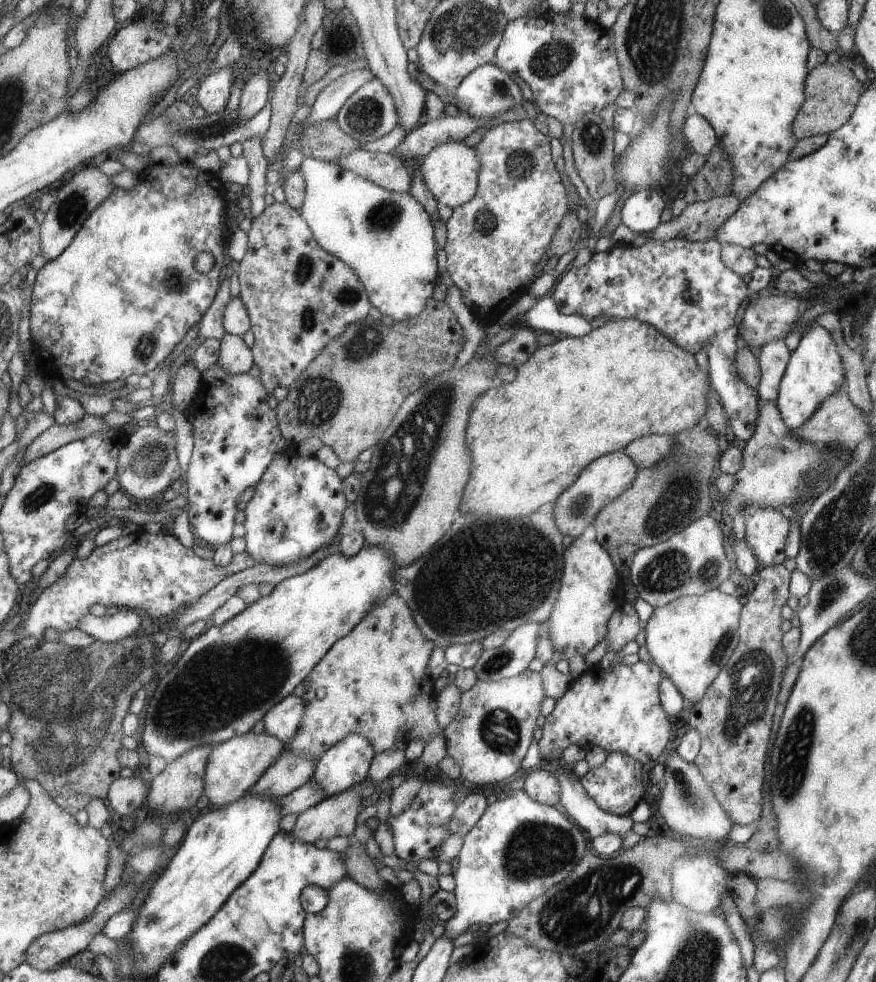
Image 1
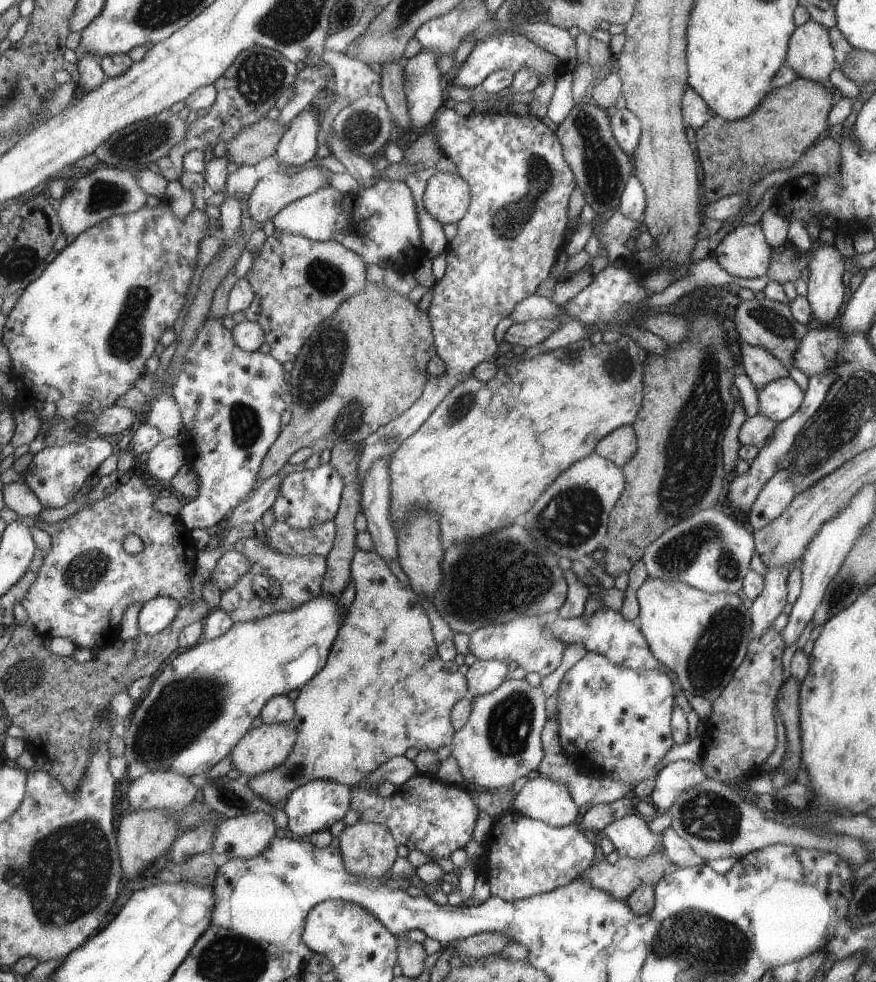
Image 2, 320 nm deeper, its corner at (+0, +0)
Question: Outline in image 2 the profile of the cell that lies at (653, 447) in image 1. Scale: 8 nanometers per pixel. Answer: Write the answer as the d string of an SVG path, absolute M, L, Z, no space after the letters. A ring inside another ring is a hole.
M625 425L613 429L607 436L600 438L593 453L609 459L609 462L616 463L620 467L631 460L633 453L636 452L636 446L637 439L633 427Z

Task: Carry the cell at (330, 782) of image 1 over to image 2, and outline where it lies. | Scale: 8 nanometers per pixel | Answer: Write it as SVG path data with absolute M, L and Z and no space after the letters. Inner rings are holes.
M315 779L292 790L285 802L281 805L287 816L286 828L288 832L297 837L307 836L319 830L329 830L331 824L342 820L347 814L350 803L350 787L345 784L328 781L327 779Z

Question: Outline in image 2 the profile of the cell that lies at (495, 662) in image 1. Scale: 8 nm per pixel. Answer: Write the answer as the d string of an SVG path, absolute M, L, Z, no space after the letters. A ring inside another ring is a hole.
M476 659L466 672L467 697L469 700L496 689L507 676L509 668L506 662L497 659Z

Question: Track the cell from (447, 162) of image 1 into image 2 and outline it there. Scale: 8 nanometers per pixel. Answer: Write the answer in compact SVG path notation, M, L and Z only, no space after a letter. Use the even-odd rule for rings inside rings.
M434 174L425 185L422 203L431 218L442 225L457 222L468 212L471 194L468 183L459 174Z

